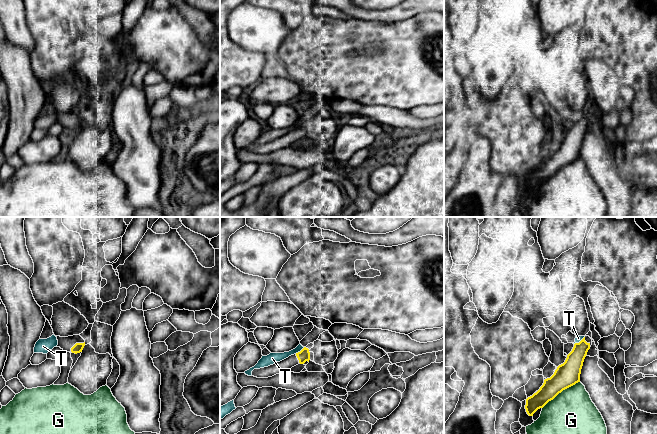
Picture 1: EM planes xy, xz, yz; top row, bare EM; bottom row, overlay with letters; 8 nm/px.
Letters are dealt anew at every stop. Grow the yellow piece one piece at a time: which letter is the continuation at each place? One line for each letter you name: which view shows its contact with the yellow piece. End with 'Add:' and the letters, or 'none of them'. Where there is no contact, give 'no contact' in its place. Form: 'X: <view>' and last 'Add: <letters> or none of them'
Add: none of them

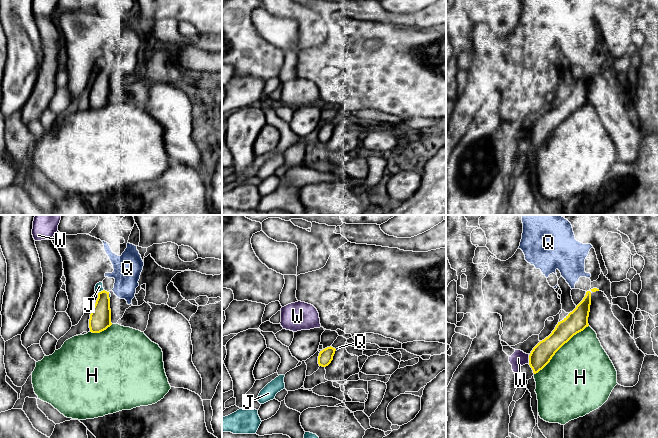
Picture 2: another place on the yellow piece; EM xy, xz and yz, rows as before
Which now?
Add: none of them

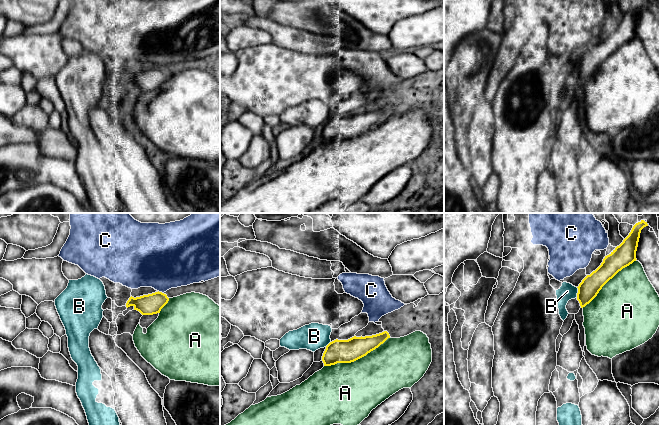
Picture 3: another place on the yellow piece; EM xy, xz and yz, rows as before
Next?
Add: none of them

